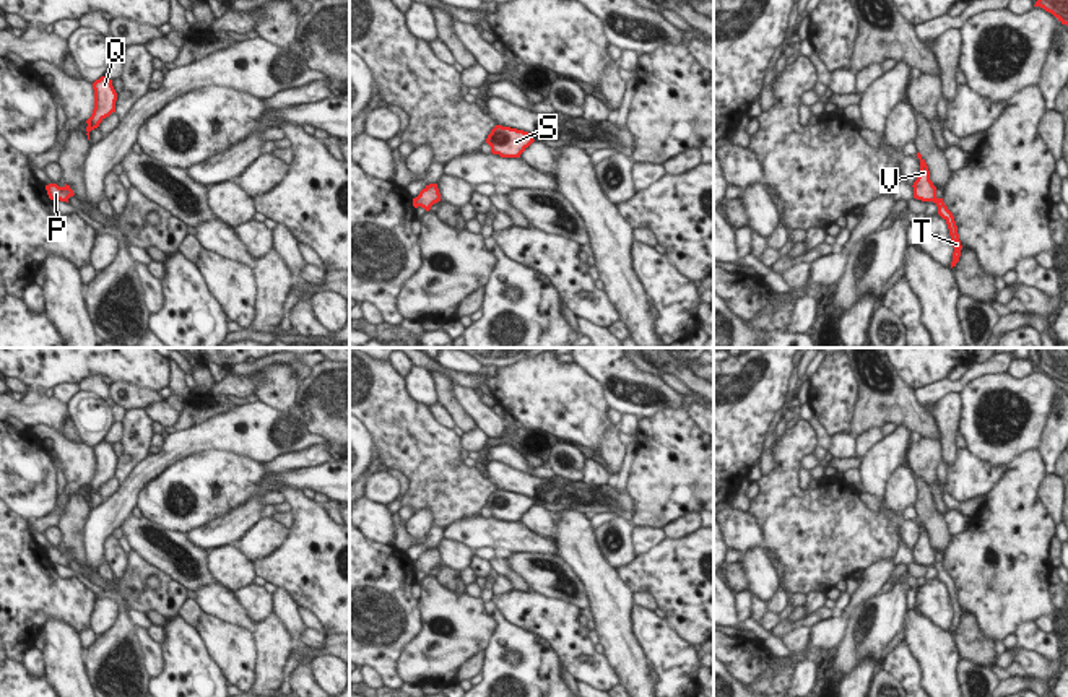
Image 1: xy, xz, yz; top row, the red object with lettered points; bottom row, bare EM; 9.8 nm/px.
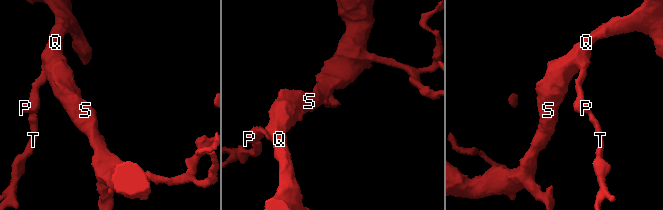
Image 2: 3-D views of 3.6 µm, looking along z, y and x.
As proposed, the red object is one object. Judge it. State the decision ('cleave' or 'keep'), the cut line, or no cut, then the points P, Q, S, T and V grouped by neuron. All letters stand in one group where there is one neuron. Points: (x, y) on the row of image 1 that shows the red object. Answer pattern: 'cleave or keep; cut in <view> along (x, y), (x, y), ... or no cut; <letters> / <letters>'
keep; no cut; P Q S T V

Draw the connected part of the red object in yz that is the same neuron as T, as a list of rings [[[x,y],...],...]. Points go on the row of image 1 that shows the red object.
[[[917,153],[917,158],[920,159],[920,172],[918,172],[917,180],[912,185],[914,198],[922,200],[922,201],[933,201],[938,206],[938,214],[946,221],[949,236],[953,240],[953,247],[954,247],[953,262],[951,262],[951,268],[953,268],[959,262],[961,249],[962,249],[959,234],[957,234],[957,226],[956,226],[953,213],[944,205],[943,198],[936,197],[936,187],[930,180],[930,171],[925,159],[922,158],[920,153]]]

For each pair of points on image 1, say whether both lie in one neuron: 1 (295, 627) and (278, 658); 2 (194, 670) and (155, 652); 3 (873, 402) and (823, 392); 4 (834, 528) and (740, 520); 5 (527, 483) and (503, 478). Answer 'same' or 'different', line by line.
1: different
2: different
3: different
4: same
5: same

